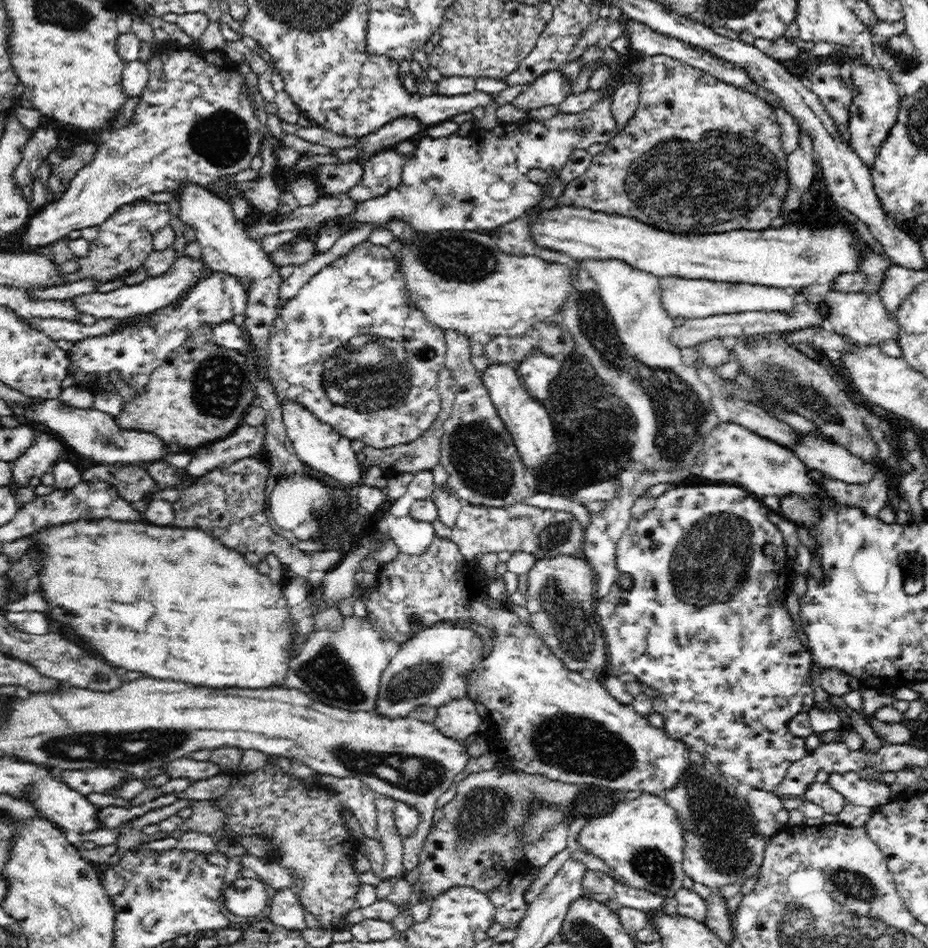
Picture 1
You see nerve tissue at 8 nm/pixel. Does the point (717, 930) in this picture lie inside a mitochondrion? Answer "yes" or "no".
no

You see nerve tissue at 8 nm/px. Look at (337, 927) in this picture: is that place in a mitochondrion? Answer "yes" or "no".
no

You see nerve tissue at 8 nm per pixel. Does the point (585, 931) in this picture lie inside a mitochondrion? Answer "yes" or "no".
yes

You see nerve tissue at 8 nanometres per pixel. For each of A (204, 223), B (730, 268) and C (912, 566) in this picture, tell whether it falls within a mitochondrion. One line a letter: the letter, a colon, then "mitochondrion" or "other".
A: other
B: other
C: mitochondrion

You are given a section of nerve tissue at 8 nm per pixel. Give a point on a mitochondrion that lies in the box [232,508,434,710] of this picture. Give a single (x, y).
(327, 674)

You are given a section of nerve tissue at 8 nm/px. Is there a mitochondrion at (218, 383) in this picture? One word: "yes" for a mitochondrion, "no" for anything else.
yes

